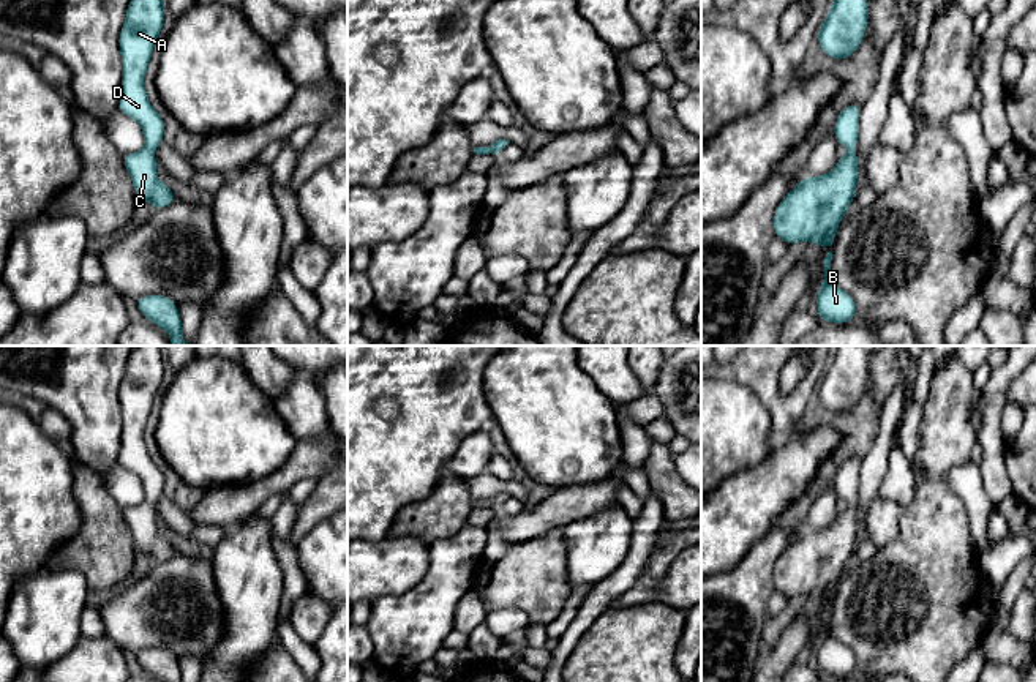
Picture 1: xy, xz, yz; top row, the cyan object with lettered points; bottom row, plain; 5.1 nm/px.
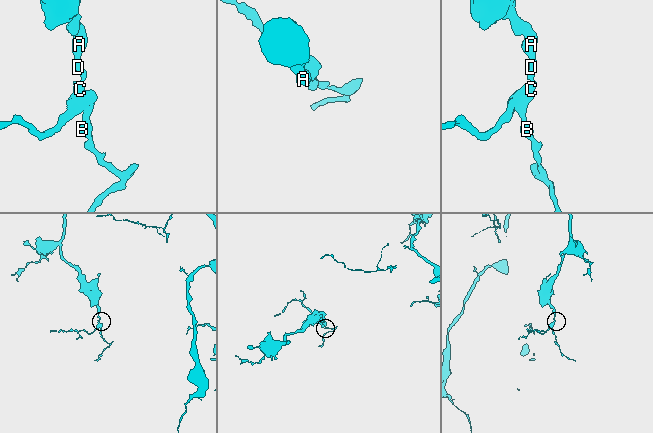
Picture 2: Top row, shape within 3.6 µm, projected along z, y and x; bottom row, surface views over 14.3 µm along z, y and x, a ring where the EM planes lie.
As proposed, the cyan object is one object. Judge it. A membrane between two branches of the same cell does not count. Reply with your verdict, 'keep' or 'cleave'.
keep

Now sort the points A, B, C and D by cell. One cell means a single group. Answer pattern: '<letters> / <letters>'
A B C D

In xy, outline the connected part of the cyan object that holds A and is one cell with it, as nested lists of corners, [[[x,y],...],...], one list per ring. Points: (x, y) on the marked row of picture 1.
[[[131,0],[118,35],[122,57],[122,92],[118,111],[134,118],[144,133],[141,152],[122,155],[133,180],[134,194],[152,204],[153,210],[171,205],[177,196],[156,175],[153,150],[163,142],[164,120],[152,107],[144,77],[155,43],[164,24],[164,0]]]

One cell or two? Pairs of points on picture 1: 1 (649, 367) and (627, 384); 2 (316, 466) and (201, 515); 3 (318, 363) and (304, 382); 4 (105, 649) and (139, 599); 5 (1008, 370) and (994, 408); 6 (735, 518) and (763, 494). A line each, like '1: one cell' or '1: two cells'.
1: two cells
2: one cell
3: two cells
4: two cells
5: one cell
6: one cell

